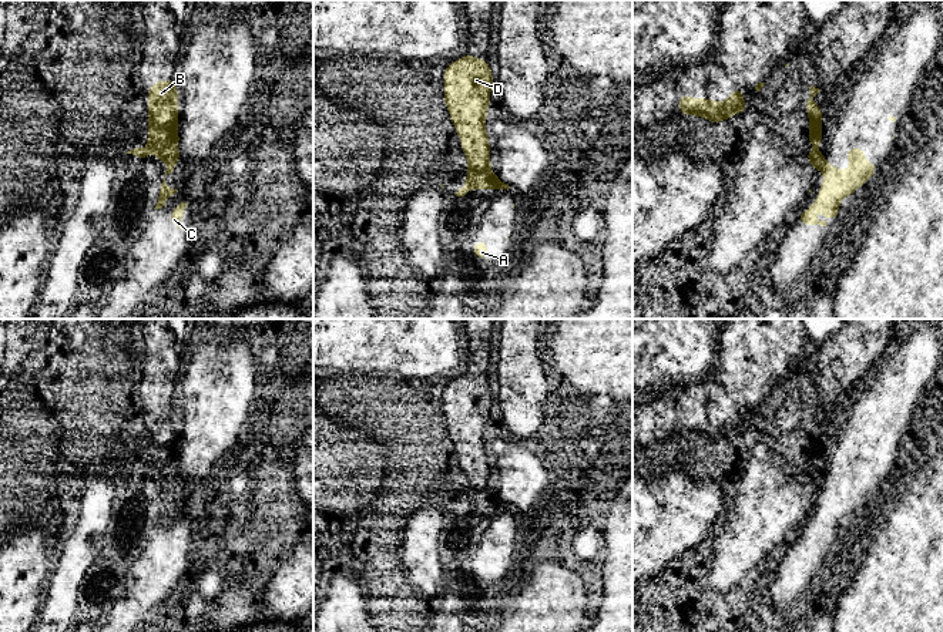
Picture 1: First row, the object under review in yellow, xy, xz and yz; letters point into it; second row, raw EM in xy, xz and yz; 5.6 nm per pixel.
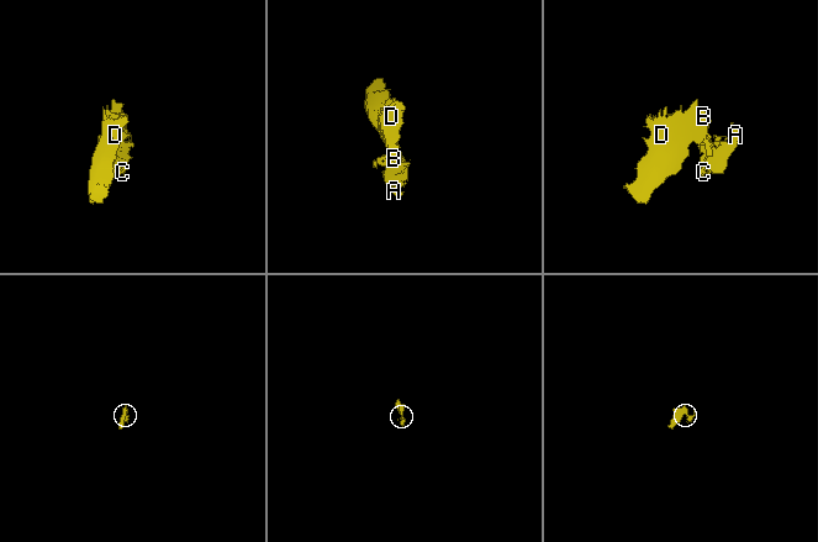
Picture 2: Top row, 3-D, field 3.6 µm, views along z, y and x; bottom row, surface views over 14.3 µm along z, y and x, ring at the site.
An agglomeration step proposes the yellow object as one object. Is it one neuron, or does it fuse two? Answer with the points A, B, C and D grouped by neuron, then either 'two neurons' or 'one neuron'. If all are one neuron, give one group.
groups A C / B D; two neurons

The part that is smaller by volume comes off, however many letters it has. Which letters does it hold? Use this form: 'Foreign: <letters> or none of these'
Foreign: A, C

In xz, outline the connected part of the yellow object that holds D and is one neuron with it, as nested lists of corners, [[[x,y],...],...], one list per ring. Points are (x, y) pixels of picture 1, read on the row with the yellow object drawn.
[[[467,54],[444,68],[444,105],[450,108],[450,121],[462,138],[462,151],[467,154],[467,184],[484,186],[496,184],[486,134],[491,85],[489,60]]]

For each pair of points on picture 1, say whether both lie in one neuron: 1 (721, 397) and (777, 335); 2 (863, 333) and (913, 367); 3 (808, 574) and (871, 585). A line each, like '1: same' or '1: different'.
1: same
2: different
3: different

